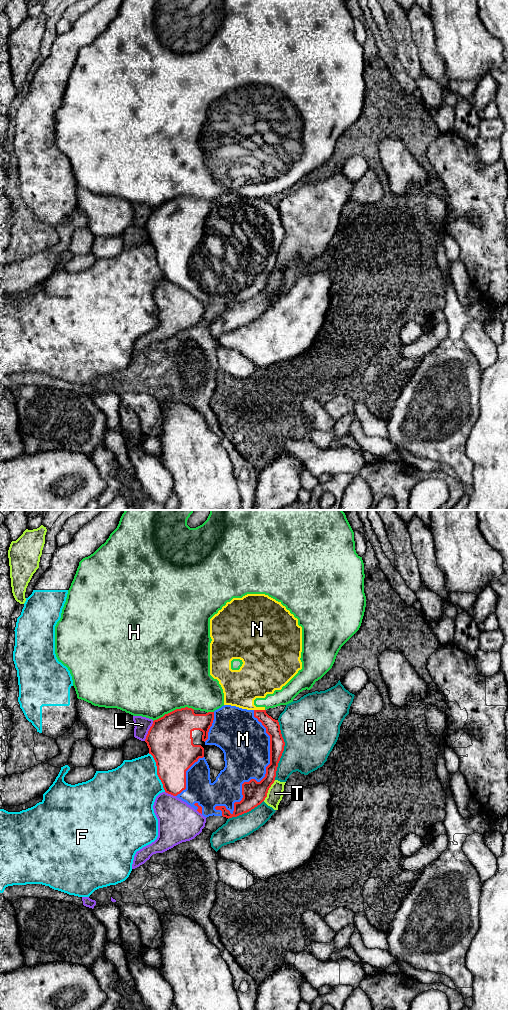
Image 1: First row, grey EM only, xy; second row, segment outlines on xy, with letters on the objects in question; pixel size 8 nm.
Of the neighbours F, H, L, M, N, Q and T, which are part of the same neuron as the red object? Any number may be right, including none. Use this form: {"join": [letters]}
{"join": ["M"]}

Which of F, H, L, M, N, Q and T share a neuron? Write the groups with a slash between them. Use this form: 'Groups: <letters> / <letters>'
Groups: F / H N / L / M / Q / T

